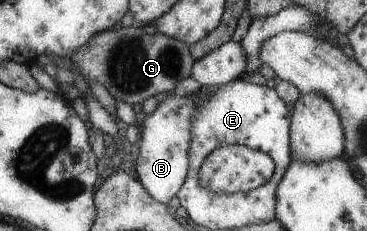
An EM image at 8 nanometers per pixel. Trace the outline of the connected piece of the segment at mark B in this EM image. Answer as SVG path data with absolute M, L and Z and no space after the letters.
M197 93L182 97L169 96L151 114L146 114L143 122L138 125L141 144L138 165L133 174L157 202L167 205L185 182L189 164L190 128L198 110L197 104Z

